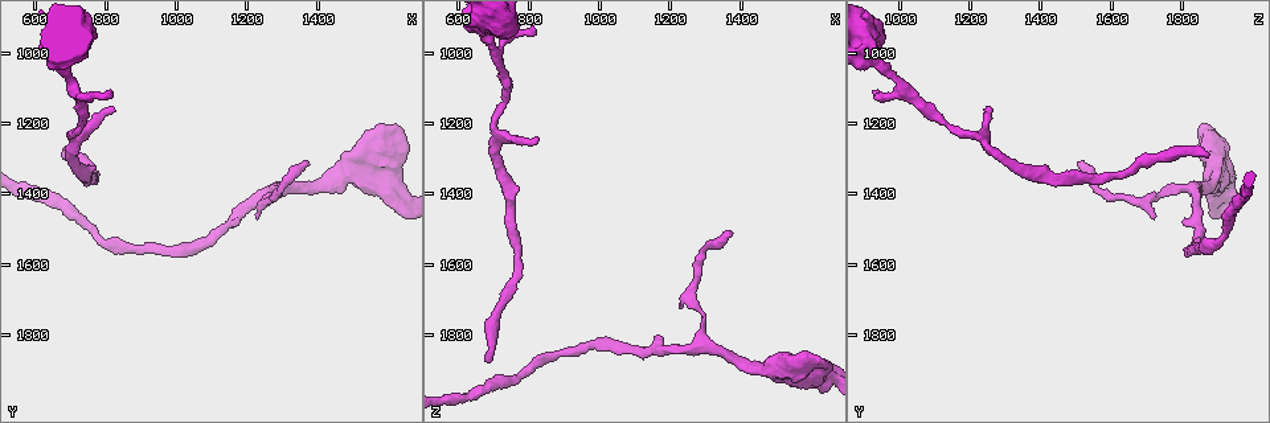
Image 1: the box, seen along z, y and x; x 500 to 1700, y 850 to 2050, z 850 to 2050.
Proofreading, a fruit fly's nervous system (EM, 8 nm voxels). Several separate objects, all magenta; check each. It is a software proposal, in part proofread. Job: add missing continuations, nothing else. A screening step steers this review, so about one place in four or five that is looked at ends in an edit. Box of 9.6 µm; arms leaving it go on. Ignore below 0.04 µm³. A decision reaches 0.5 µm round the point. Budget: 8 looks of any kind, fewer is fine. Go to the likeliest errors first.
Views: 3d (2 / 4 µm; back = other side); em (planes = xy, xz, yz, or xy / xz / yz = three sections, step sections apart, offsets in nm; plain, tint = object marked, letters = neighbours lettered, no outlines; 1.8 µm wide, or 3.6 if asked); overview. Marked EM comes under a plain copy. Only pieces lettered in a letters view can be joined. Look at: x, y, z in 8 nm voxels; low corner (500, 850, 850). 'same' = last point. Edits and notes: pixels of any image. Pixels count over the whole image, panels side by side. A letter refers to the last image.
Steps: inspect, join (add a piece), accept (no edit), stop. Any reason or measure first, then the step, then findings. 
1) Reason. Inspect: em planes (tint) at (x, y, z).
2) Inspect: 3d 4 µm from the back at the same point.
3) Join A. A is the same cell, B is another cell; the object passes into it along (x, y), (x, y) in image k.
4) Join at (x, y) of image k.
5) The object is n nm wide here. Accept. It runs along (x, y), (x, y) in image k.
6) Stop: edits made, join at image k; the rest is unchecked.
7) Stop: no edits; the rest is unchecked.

Inspect: em yz step 4 (letters) at (820, 1160, 1240).

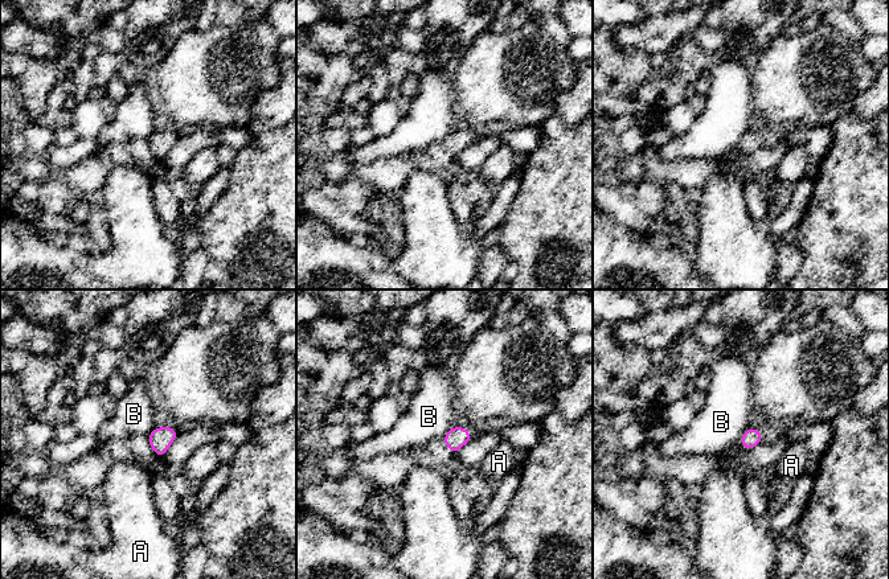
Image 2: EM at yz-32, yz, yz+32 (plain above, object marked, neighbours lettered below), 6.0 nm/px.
Accept. A and B are other cells; a border runs along (748, 428), (738, 440) in image 2; none of them fits.

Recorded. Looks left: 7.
An open end. Inspect: em xy step 16 (tint) at (820, 1110, 930).

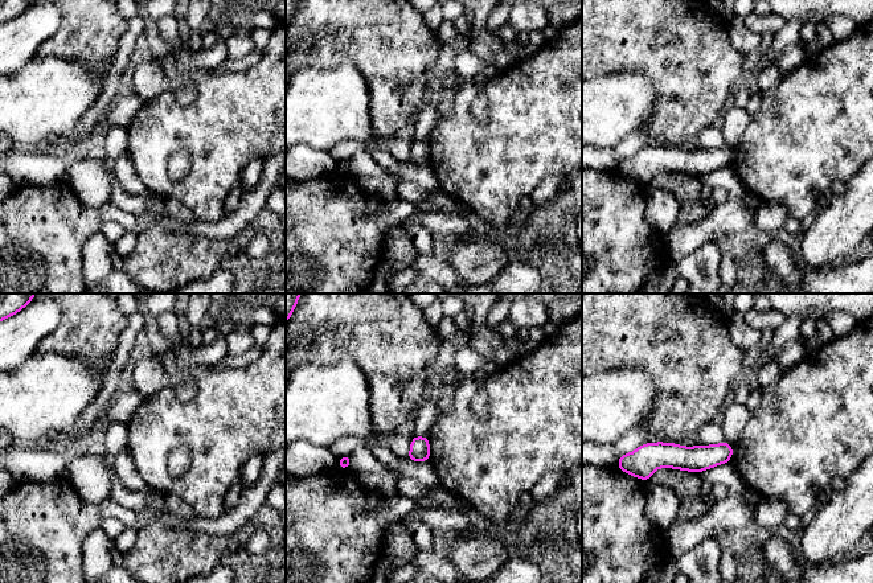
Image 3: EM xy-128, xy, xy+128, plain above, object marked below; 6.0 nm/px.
Inspect: em xz step 8 (letters) at the same point.

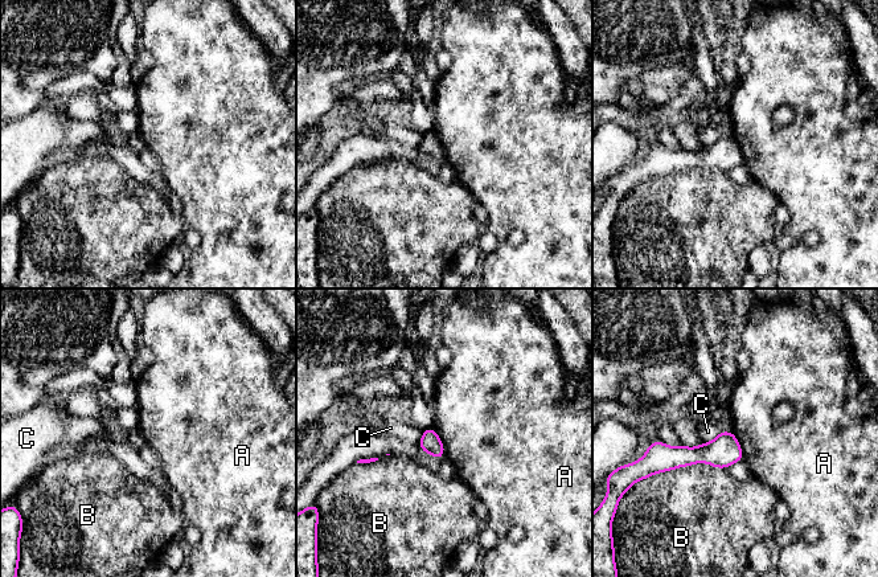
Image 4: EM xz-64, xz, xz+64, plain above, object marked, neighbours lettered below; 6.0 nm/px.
Accept. A, B and C are other cells; none of them fits.

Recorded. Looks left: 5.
Free end. Inspect: 3d 2 µm from the back at (1370, 1310, 1510).

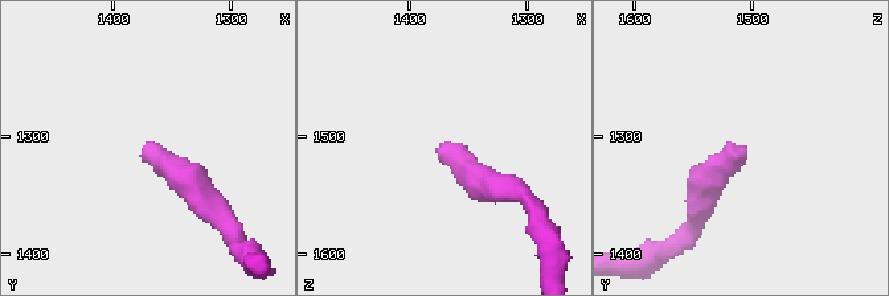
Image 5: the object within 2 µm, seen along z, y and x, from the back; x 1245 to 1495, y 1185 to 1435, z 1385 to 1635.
Now the EM. Inspect: em 3.6 µm planes (letters) at (1370, 1308, 1506).

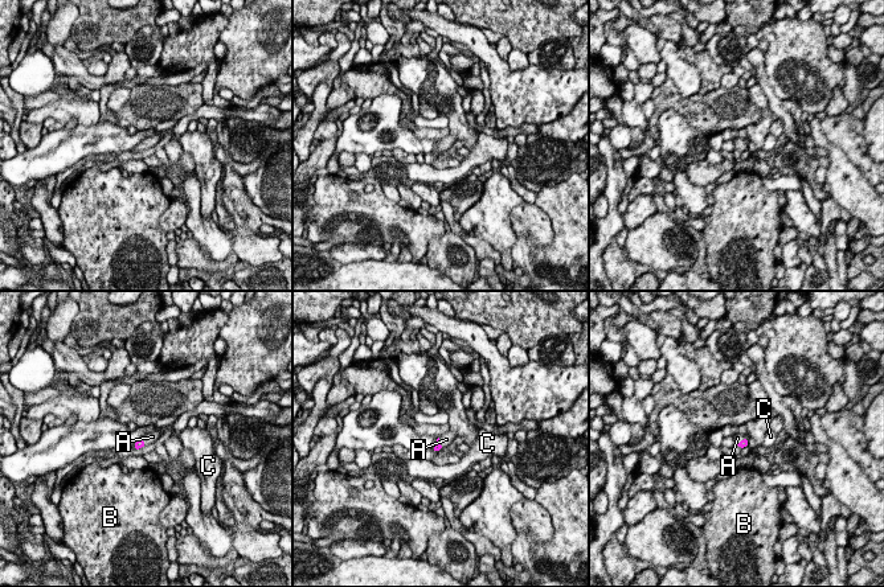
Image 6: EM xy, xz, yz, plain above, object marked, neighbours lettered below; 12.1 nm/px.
Join A. A is the same cell, B and C are other cells; the object passes into it along (437, 447), (440, 443), (446, 439) in image 6; it goes on there.

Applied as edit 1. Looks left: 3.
Arms part here. Inspect: em 3.6 µm yz step 4 (letters) at (1520, 1310, 1900).

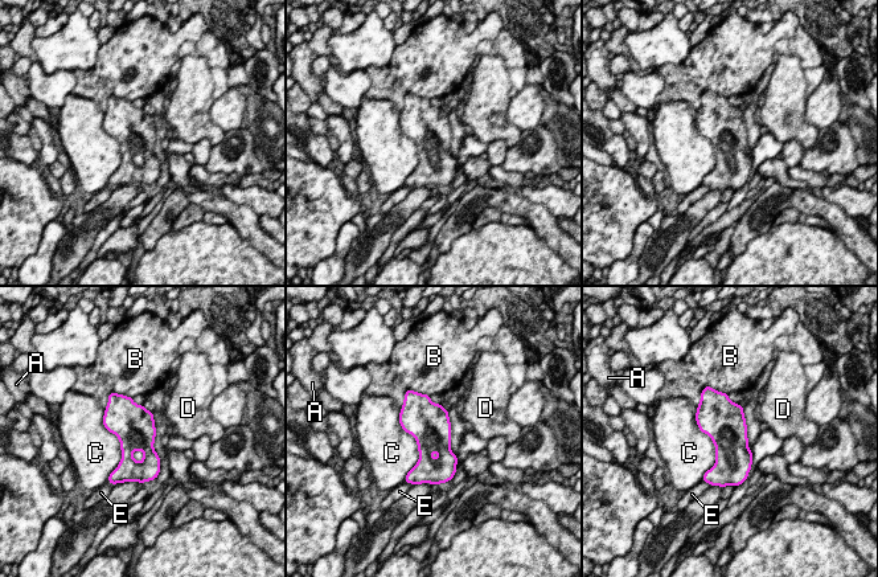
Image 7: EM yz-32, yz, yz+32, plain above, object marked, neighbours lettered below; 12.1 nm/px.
Cut it another way. Inspect: em 3.6 µm xz step 4 (letters) at the same point.

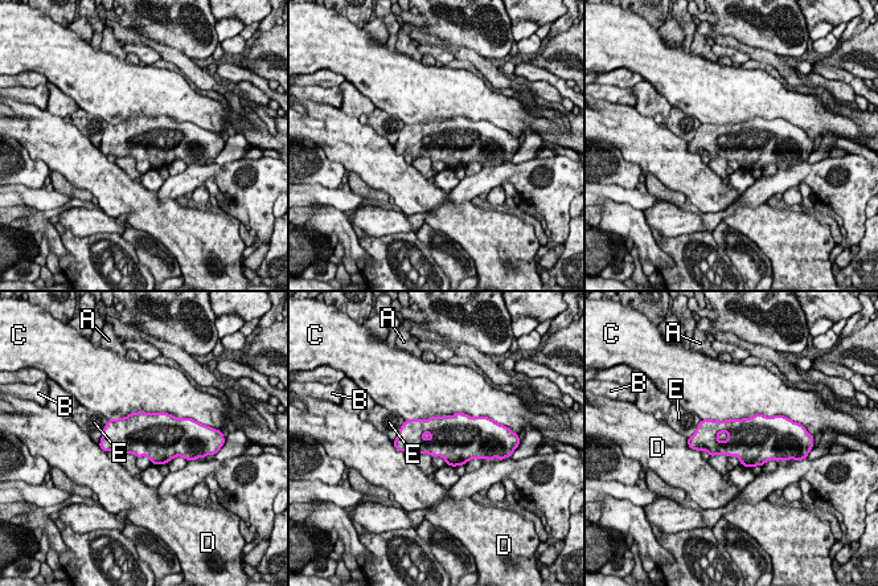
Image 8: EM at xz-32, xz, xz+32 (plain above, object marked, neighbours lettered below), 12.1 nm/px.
The longest contact is with C, 900 nm. Accept. A, B, C, D and E are other cells; a border runs along (180, 418), (130, 412), (109, 419) in image 8; no lettered piece goes on from it.

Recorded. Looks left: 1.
Stop: edits made, join at image 6; the rest is unchecked.

